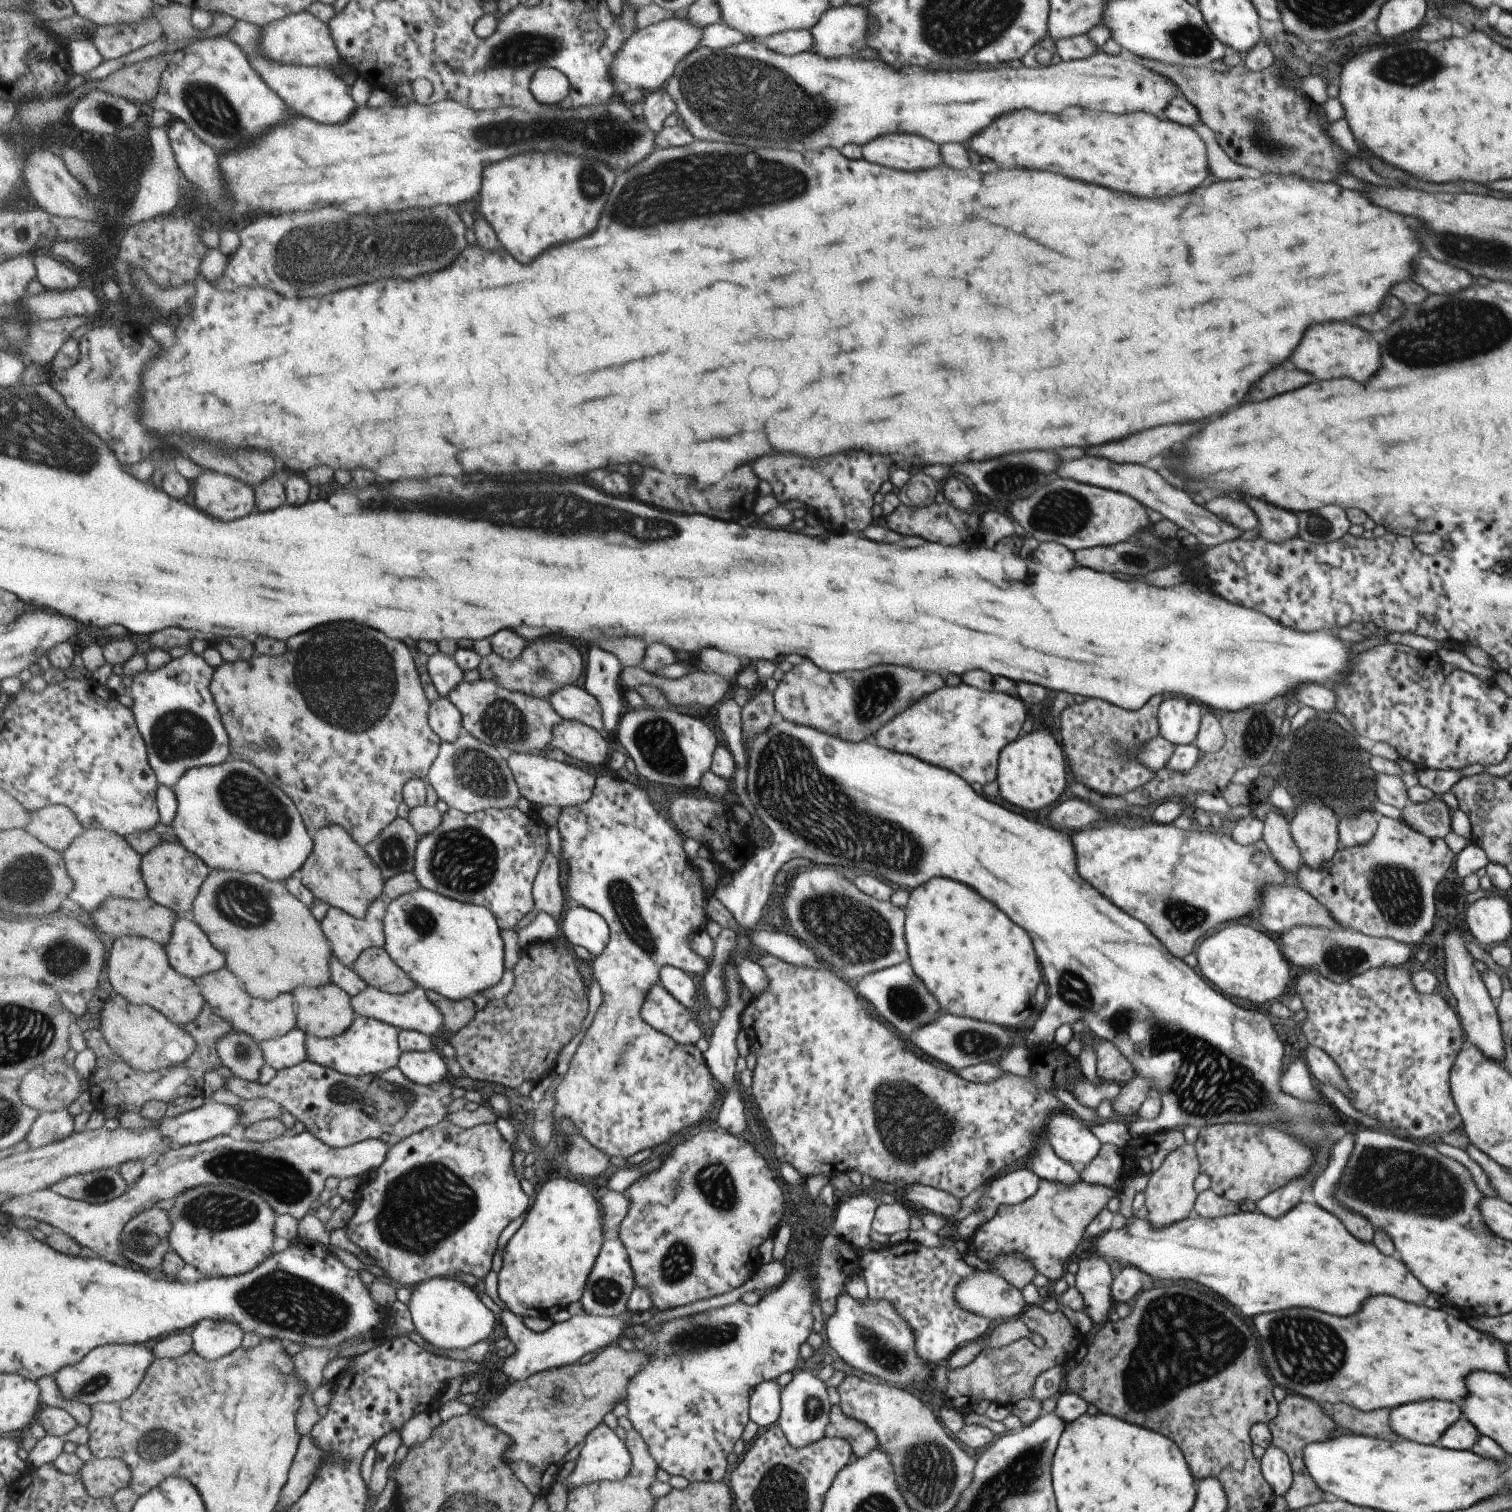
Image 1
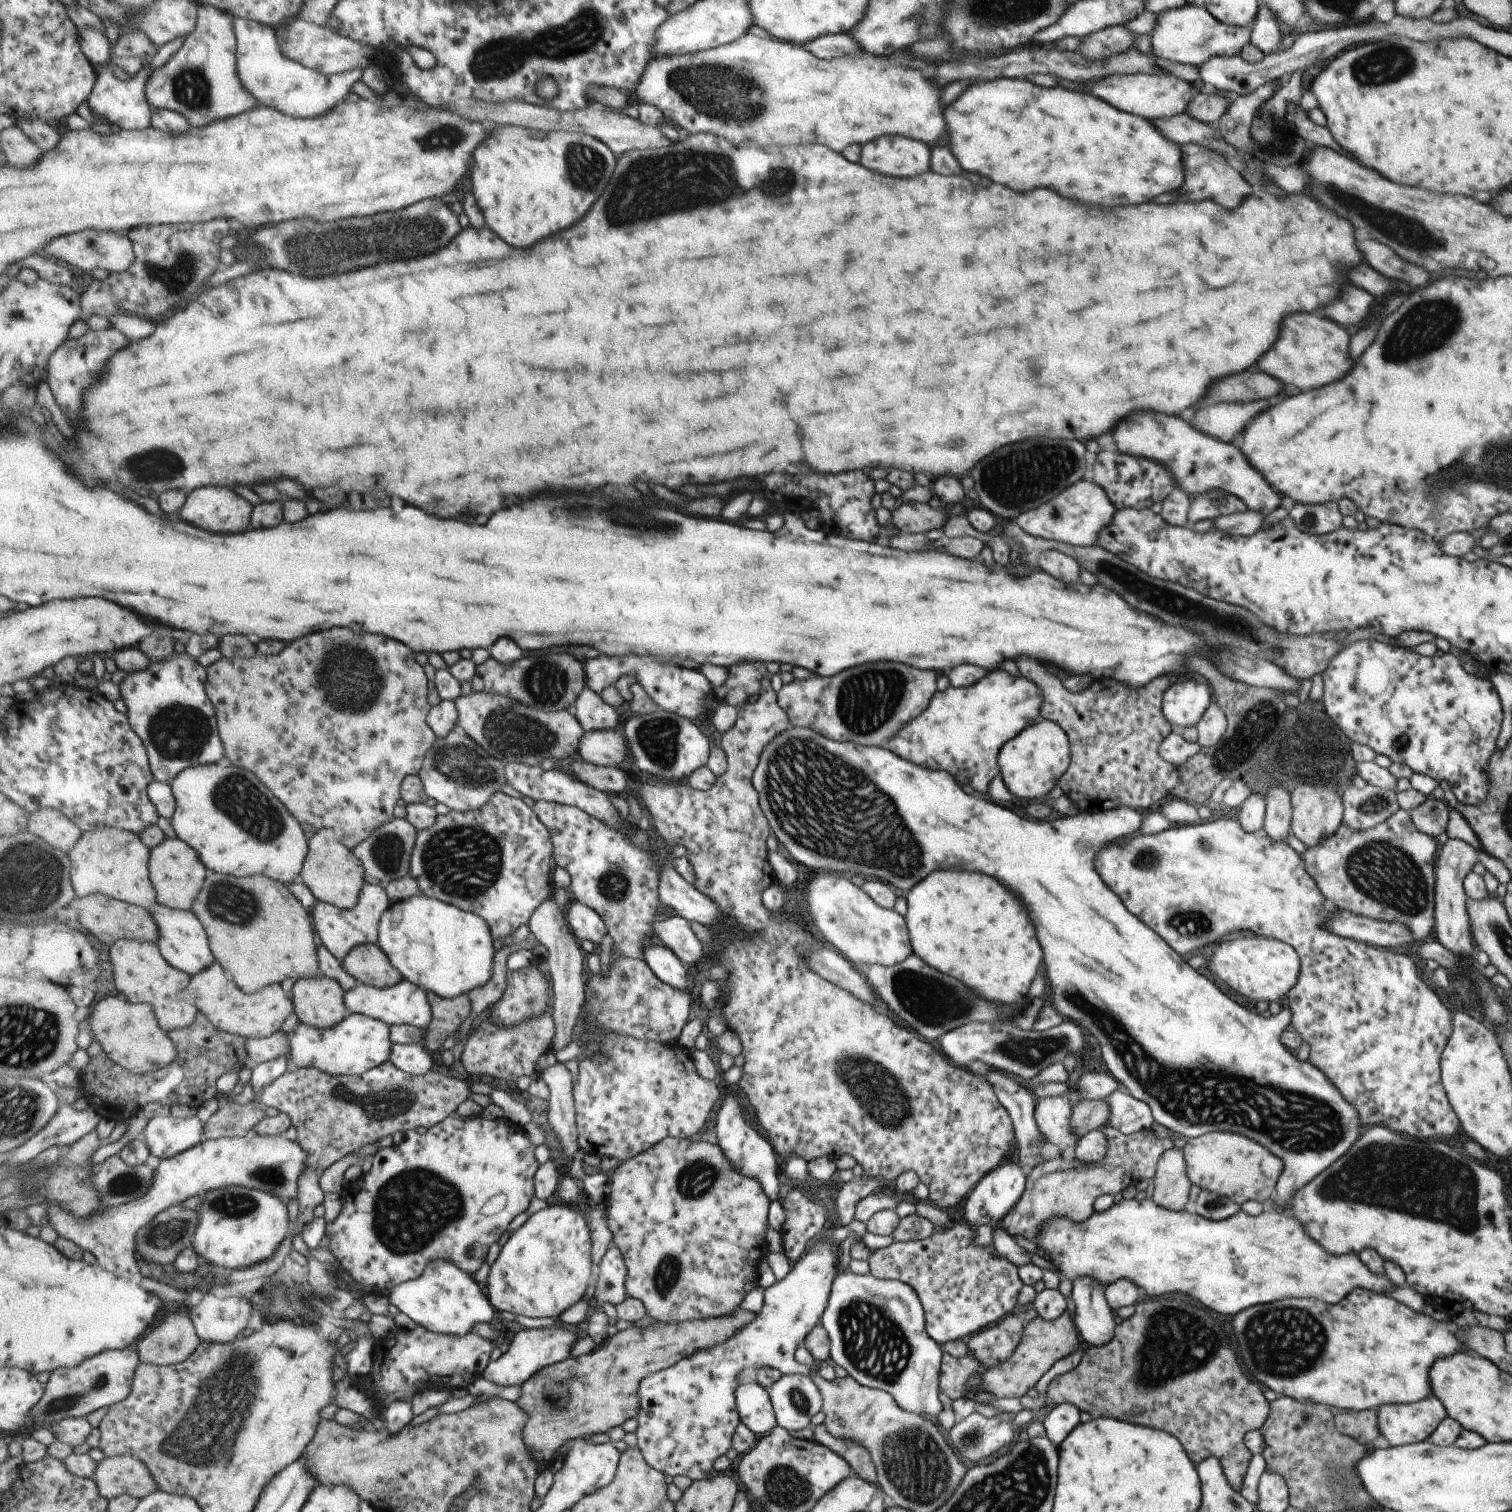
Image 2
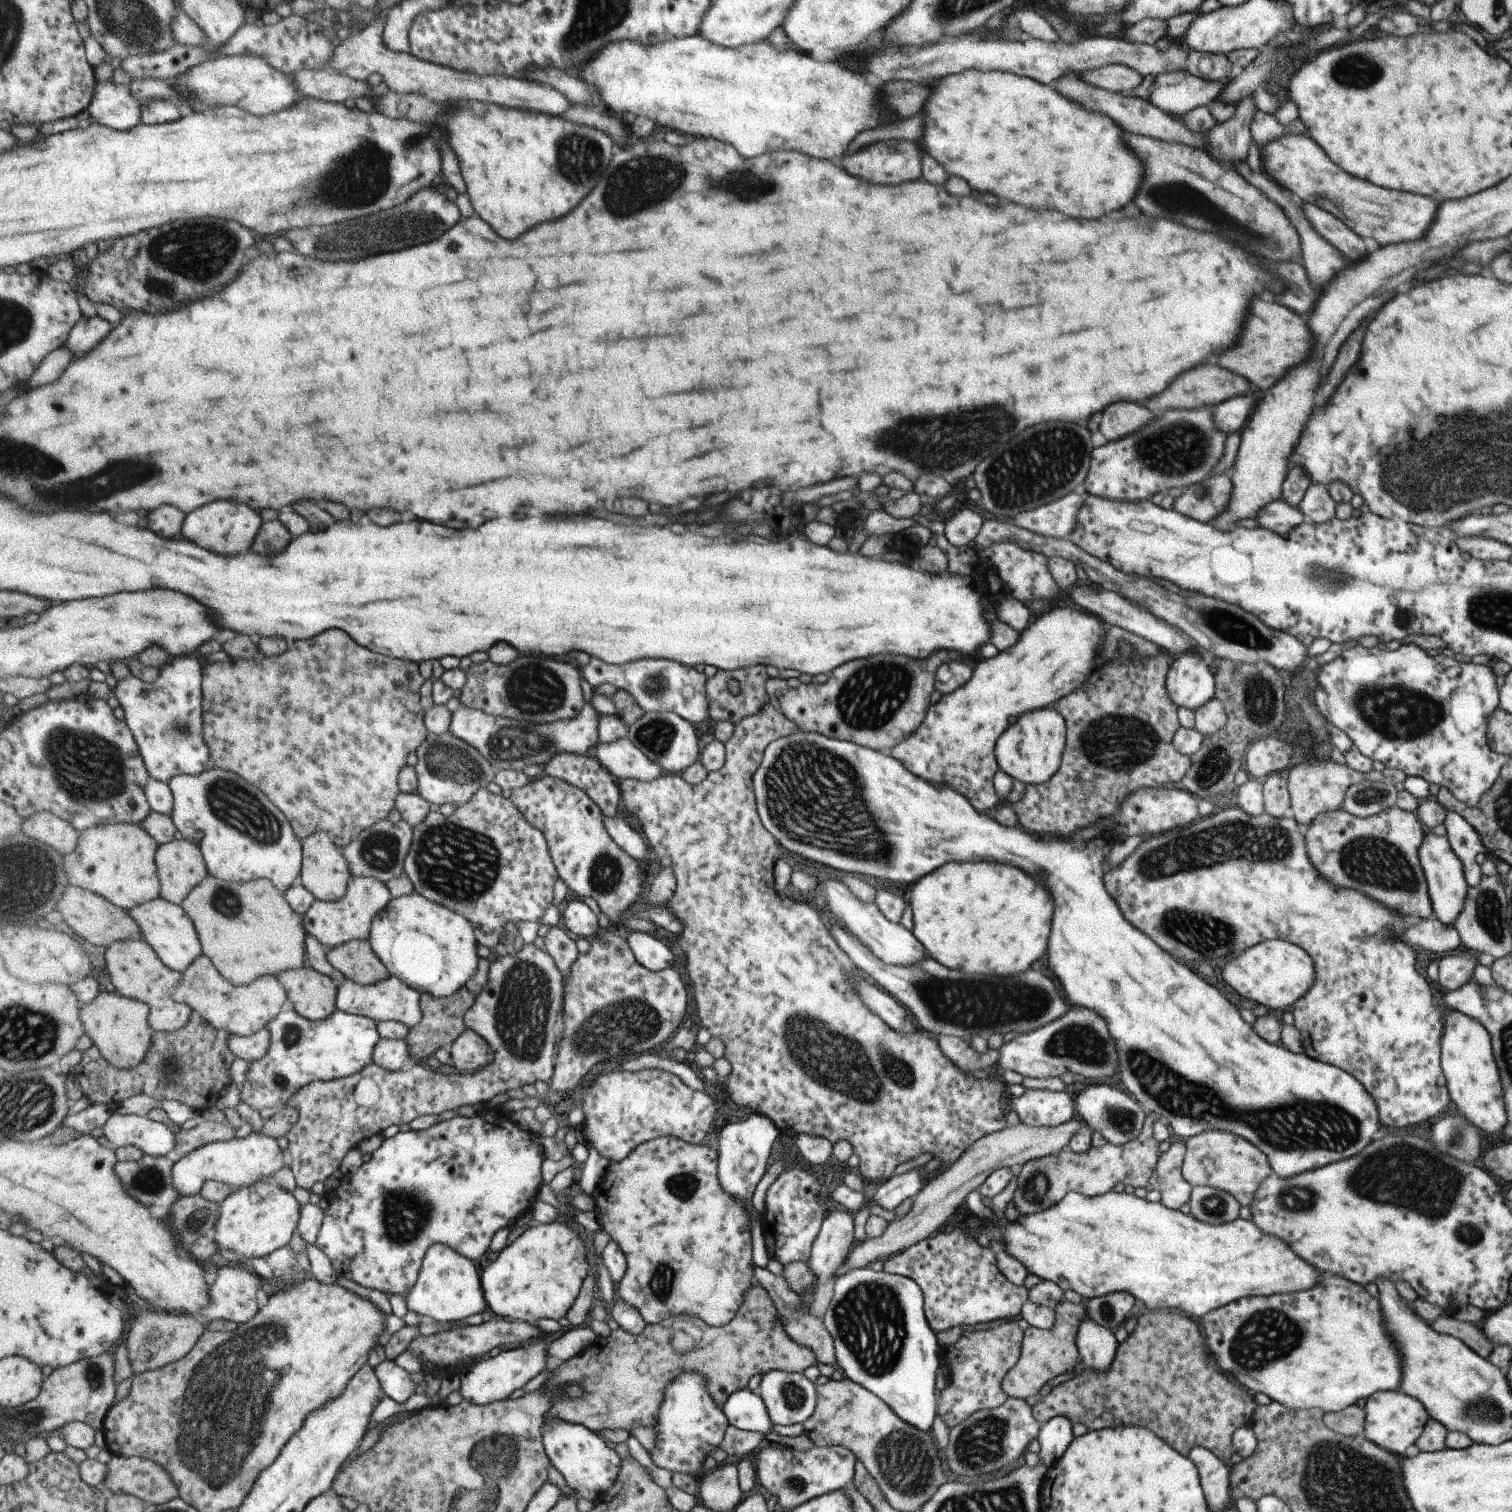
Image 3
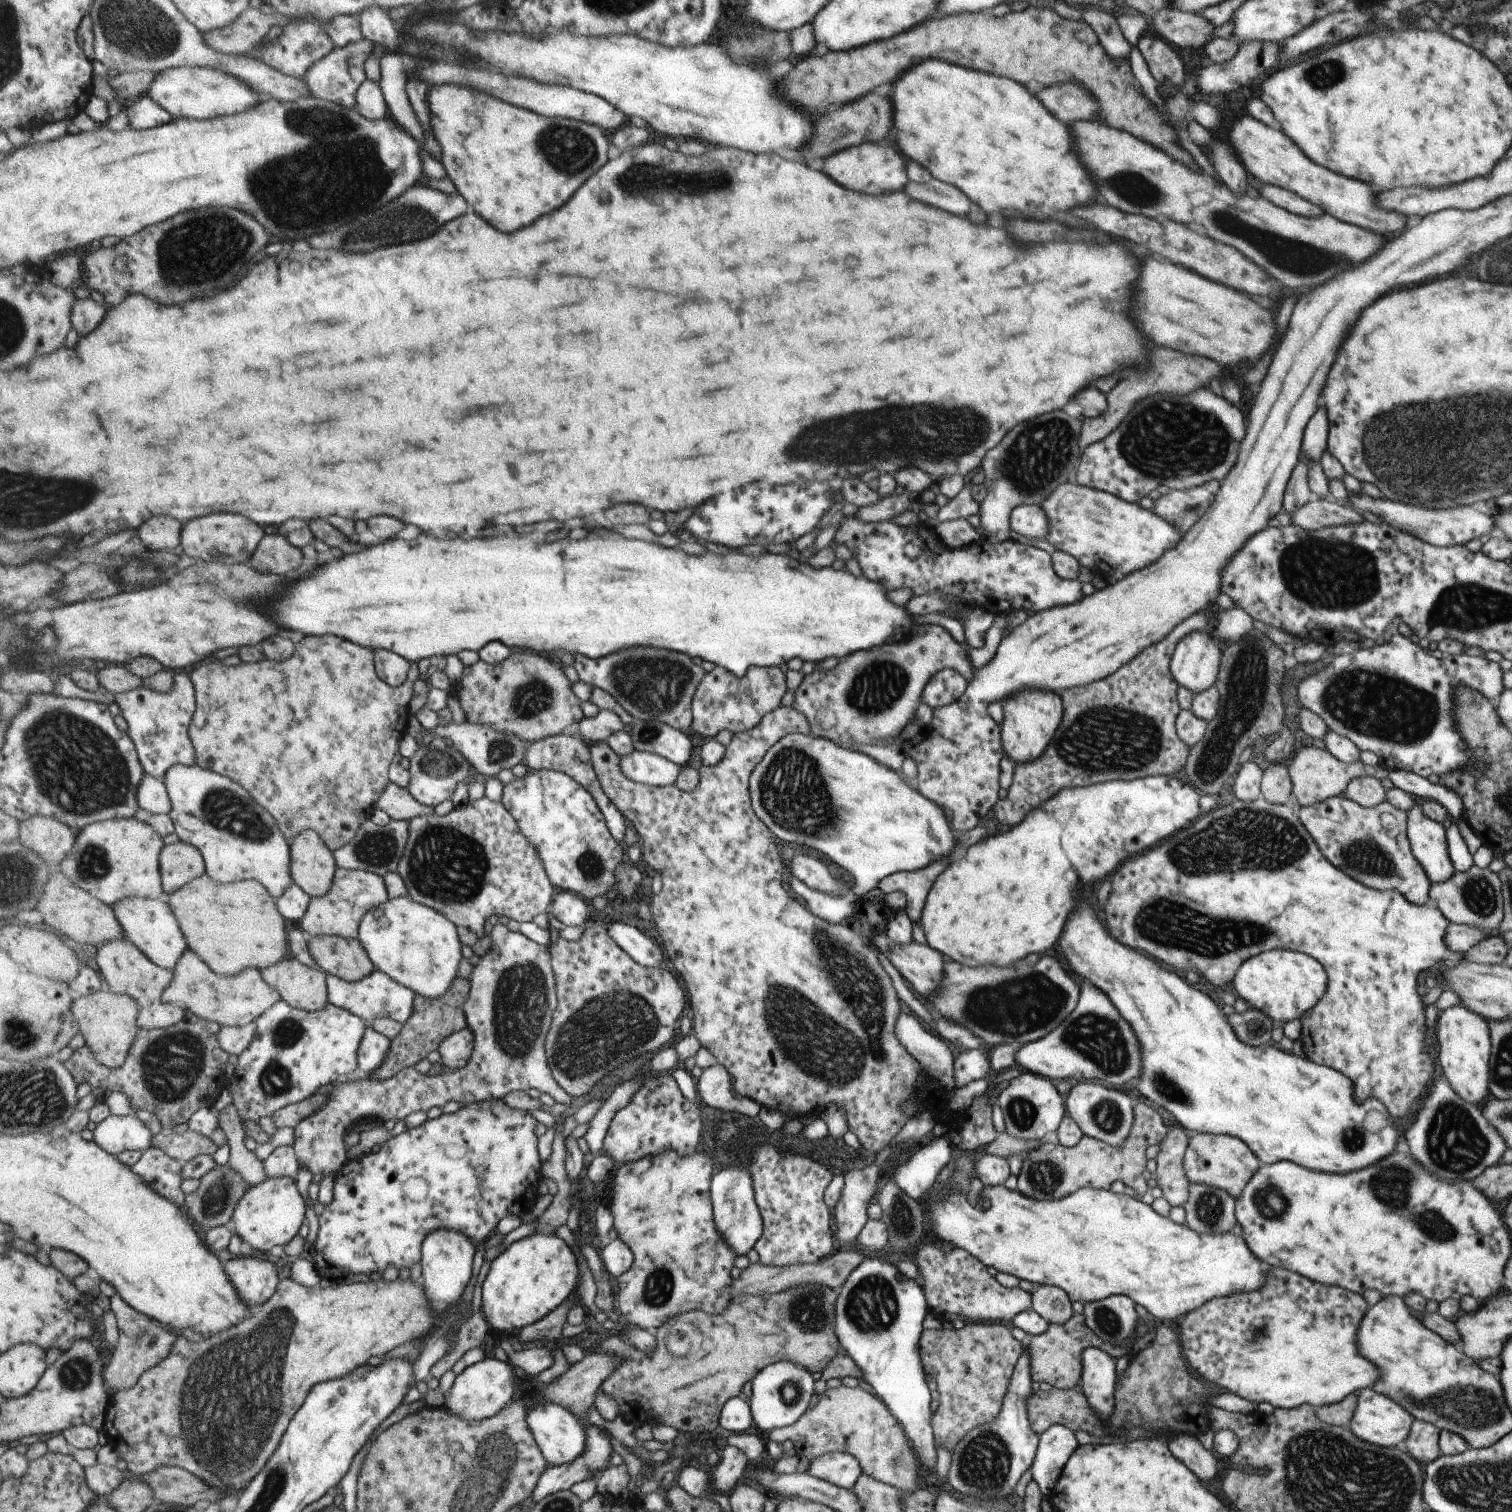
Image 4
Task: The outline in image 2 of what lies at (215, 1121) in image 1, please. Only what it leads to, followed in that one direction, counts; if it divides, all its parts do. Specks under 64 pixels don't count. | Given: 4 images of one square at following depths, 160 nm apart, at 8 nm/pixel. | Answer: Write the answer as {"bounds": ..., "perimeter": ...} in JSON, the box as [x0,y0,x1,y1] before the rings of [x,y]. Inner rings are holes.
{"bounds":[142,1114,204,1159],"perimeter":[[[167,1114],[167,1116],[154,1116],[150,1118],[146,1128],[143,1130],[142,1137],[148,1144],[150,1153],[153,1156],[168,1159],[203,1142],[203,1135],[204,1124],[199,1118],[175,1118],[172,1114]]]}

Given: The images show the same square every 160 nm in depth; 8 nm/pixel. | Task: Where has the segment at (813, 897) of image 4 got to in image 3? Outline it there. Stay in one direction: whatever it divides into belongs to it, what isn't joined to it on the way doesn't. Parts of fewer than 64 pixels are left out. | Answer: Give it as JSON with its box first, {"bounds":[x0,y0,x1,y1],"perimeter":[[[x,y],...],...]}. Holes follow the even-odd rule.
{"bounds":[828,923,1067,1040],"perimeter":[[[839,923],[830,924],[828,932],[859,972],[907,1008],[921,1032],[930,1038],[951,1035],[969,1040],[972,1036],[995,1036],[1000,1040],[1011,1032],[1020,1035],[1034,1031],[1066,1013],[1067,1004],[1057,992],[1053,980],[1043,976],[1039,970],[1029,968],[1015,976],[1003,978],[979,976],[944,967],[931,957],[910,967],[897,967],[881,962]]]}

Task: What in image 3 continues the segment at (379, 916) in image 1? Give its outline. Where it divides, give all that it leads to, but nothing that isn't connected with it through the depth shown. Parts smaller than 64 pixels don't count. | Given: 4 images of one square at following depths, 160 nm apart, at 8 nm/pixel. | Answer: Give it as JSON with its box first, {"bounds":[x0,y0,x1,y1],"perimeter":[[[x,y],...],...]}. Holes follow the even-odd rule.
{"bounds":[302,876,393,949],"perimeter":[[[353,876],[342,899],[334,901],[316,899],[302,919],[307,934],[318,938],[327,949],[332,949],[351,941],[369,940],[370,928],[375,918],[385,911],[391,902],[393,902],[393,896],[390,888],[382,880]]]}

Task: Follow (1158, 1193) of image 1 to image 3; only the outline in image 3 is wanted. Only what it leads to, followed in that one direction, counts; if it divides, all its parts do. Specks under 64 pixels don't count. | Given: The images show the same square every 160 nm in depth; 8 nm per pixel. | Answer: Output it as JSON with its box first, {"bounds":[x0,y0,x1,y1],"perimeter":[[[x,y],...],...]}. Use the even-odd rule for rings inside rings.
{"bounds":[1155,1142,1192,1209],"perimeter":[[[1173,1142],[1156,1160],[1155,1188],[1159,1191],[1160,1203],[1170,1209],[1178,1209],[1190,1197],[1192,1187],[1180,1173],[1185,1149],[1184,1142]]]}

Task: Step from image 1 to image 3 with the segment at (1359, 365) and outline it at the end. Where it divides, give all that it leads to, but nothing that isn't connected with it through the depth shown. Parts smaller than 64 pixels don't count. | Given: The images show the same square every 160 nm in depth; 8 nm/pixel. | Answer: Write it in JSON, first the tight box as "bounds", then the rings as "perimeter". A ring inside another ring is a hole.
{"bounds":[1215,298,1313,390],"perimeter":[[[1255,298],[1255,300],[1251,300],[1251,308],[1249,308],[1249,316],[1247,316],[1247,340],[1245,340],[1245,324],[1243,324],[1243,332],[1239,332],[1237,344],[1233,348],[1229,348],[1227,352],[1221,352],[1219,356],[1215,356],[1215,360],[1221,368],[1227,368],[1227,370],[1247,378],[1259,390],[1267,390],[1275,380],[1279,380],[1283,376],[1283,372],[1287,368],[1291,368],[1293,364],[1299,364],[1303,358],[1307,358],[1311,344],[1313,344],[1313,338],[1303,320],[1299,320],[1293,312],[1289,312],[1287,308],[1275,304],[1267,298],[1265,300]]]}

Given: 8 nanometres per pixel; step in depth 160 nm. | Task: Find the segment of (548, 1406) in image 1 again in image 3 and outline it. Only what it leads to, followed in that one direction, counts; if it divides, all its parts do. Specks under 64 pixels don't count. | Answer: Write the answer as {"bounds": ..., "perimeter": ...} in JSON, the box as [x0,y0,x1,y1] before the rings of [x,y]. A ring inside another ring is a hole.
{"bounds":[541,1285,815,1433],"perimeter":[[[757,1285],[745,1292],[734,1318],[725,1326],[714,1327],[695,1316],[694,1326],[700,1338],[696,1349],[687,1354],[678,1353],[672,1345],[670,1319],[648,1325],[640,1335],[618,1328],[607,1339],[591,1343],[580,1355],[558,1363],[559,1368],[548,1376],[545,1386],[541,1386],[542,1391],[559,1391],[562,1394],[547,1417],[585,1425],[594,1433],[607,1430],[633,1432],[639,1427],[655,1429],[666,1390],[683,1373],[702,1373],[711,1396],[722,1408],[731,1394],[746,1388],[747,1381],[754,1374],[770,1370],[802,1373],[805,1368],[815,1366],[813,1351],[791,1340],[777,1322],[777,1316],[773,1299],[762,1285]],[[571,1383],[584,1386],[584,1394],[578,1399],[566,1394]]]}

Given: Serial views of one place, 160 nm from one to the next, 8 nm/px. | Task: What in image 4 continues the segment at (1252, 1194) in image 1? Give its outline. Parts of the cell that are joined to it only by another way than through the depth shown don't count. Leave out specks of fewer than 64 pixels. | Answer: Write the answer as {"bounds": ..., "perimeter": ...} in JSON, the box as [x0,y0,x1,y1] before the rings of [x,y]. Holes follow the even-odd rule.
{"bounds":[1183,1133,1262,1199],"perimeter":[[[1198,1133],[1189,1138],[1183,1156],[1183,1176],[1188,1184],[1203,1184],[1228,1193],[1233,1199],[1239,1198],[1247,1180],[1261,1168],[1262,1163],[1251,1153],[1239,1138],[1230,1135]]]}

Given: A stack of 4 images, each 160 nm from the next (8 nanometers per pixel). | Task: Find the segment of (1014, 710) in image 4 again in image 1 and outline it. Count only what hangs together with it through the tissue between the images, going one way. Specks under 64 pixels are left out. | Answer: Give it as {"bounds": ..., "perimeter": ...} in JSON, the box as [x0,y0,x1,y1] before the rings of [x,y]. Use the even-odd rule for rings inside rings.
{"bounds":[996,728,1067,812],"perimeter":[[[1041,728],[1021,734],[1014,741],[1006,744],[998,754],[998,762],[999,764],[996,764],[998,790],[1009,804],[1021,810],[1037,812],[1049,806],[1051,802],[1055,802],[1065,788],[1067,760],[1062,746],[1055,741],[1053,734],[1047,729]]]}

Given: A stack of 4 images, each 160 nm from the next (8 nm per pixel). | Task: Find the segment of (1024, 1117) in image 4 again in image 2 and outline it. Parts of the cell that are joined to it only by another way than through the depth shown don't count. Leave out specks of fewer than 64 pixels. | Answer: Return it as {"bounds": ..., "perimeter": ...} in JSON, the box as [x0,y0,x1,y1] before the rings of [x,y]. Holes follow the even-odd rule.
{"bounds":[1033,1094,1079,1148],"perimeter":[[[1068,1094],[1043,1097],[1035,1102],[1033,1116],[1036,1127],[1044,1140],[1057,1148],[1073,1146],[1079,1140],[1070,1130],[1072,1106]]]}

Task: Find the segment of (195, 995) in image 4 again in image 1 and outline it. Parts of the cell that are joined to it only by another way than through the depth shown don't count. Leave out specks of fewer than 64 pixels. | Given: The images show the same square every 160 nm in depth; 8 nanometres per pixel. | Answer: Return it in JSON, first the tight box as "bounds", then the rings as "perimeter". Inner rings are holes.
{"bounds":[197,966,298,1043],"perimeter":[[[227,966],[206,974],[197,981],[203,998],[219,1016],[232,1024],[235,1030],[250,1034],[260,1043],[285,1036],[298,1026],[298,1009],[292,992],[279,995],[273,1000],[254,997],[250,992],[247,992],[238,976]]]}

